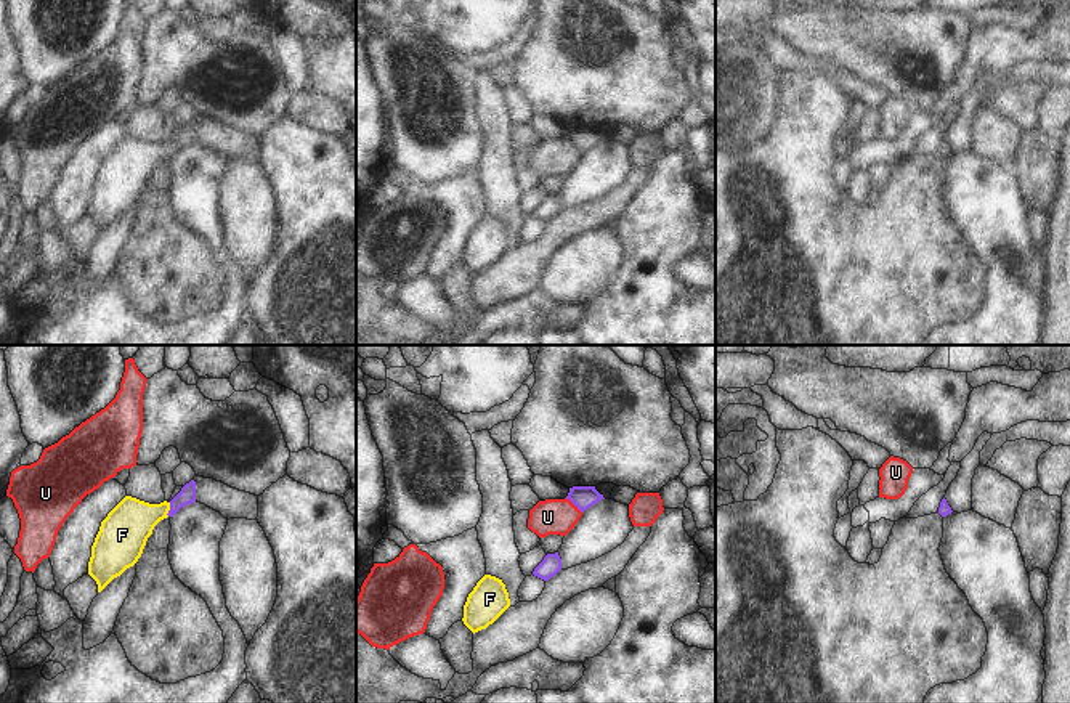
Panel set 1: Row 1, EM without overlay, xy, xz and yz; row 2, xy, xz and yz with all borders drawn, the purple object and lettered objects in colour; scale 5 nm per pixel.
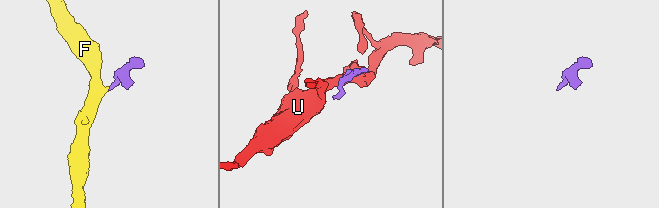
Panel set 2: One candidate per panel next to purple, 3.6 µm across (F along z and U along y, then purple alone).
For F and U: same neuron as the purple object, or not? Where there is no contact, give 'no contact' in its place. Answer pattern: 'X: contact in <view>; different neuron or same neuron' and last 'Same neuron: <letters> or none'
F: contact in xy; same neuron
U: contact in xz; different neuron
Same neuron: F

